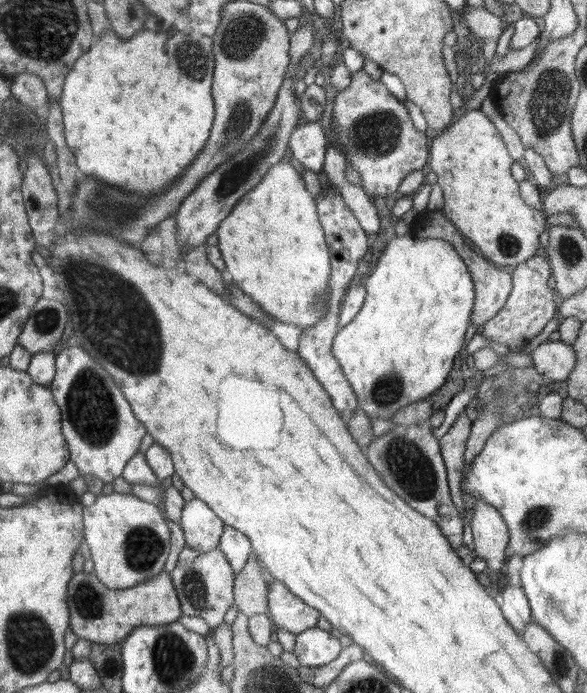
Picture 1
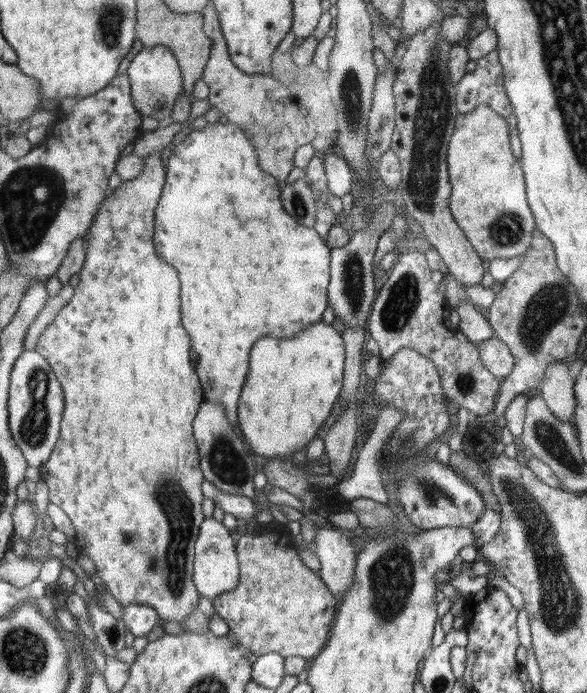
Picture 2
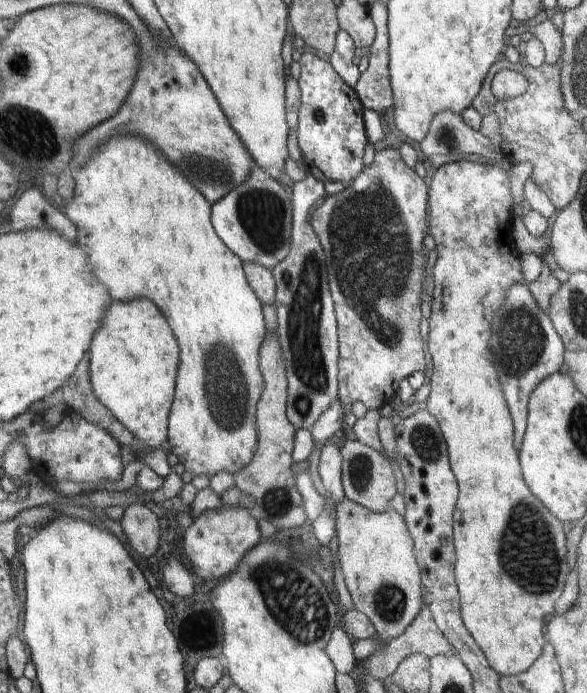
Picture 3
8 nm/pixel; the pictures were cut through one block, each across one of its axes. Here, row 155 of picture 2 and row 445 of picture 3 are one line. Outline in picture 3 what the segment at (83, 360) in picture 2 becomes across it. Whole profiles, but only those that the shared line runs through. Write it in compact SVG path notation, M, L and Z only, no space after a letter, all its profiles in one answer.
M136 298L130 302L112 302L106 310L102 328L96 330L89 348L89 377L94 396L148 448L162 448L167 440L168 416L175 398L176 376L180 350L162 312L148 300Z

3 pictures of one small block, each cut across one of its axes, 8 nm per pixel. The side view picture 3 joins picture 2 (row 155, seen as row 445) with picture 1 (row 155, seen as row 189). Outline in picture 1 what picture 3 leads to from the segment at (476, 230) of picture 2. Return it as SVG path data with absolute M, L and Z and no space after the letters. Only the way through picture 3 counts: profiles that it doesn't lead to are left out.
M467 109L464 116L451 126L432 137L429 147L430 168L438 177L437 183L443 190L444 207L442 213L462 236L490 263L506 269L522 264L536 255L540 246L540 234L545 229L547 215L540 209L528 206L518 192L518 182L510 173L514 162L506 144L494 122L481 109Z

